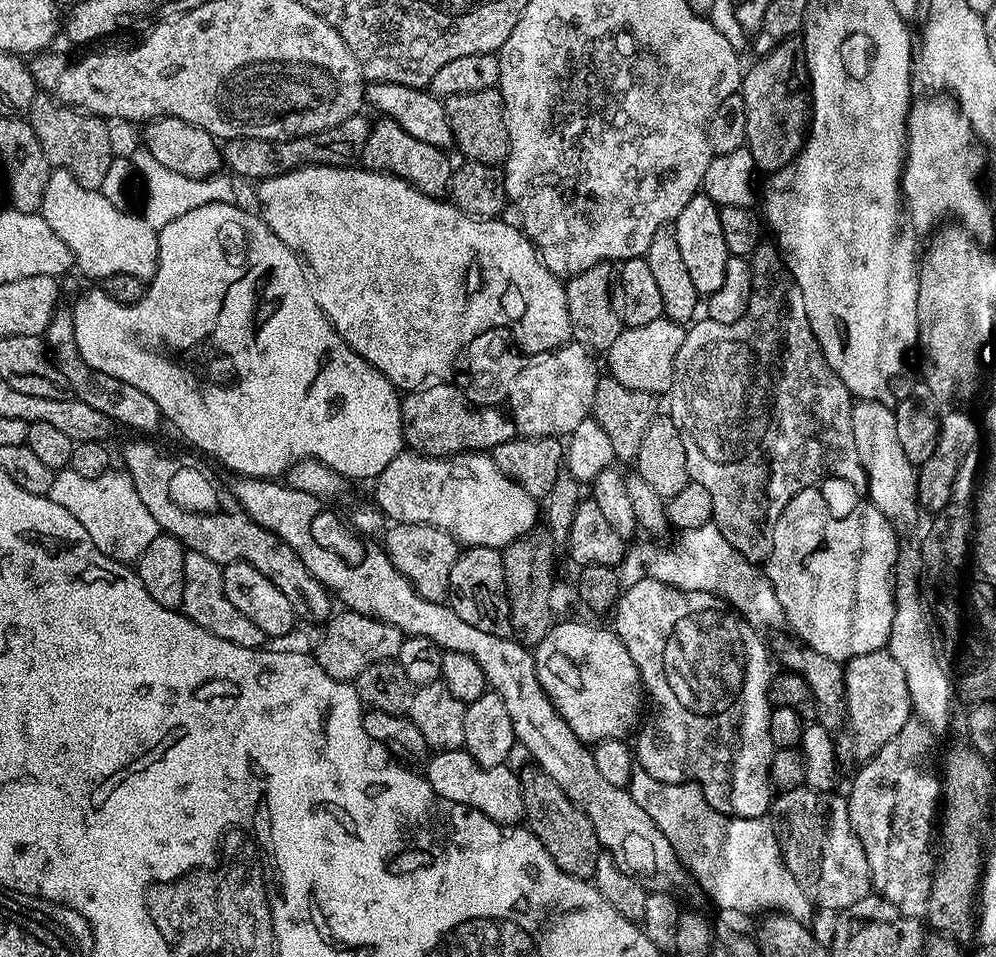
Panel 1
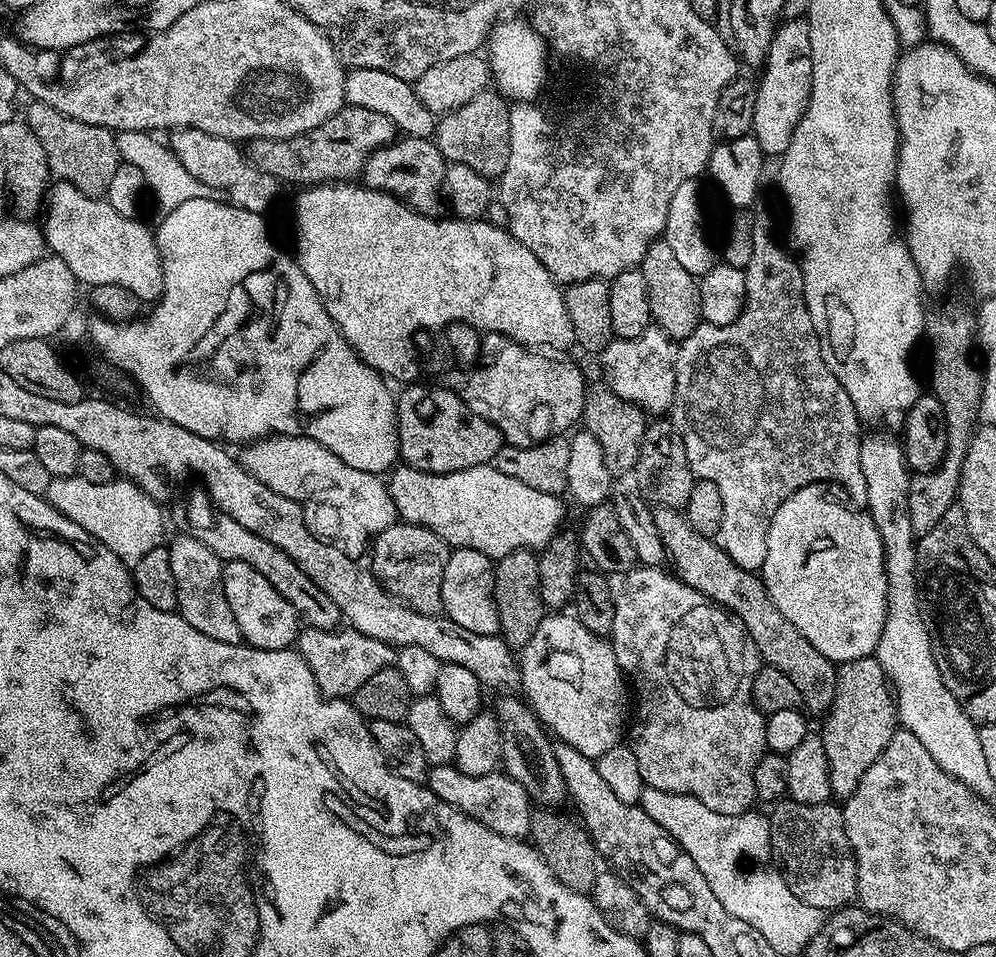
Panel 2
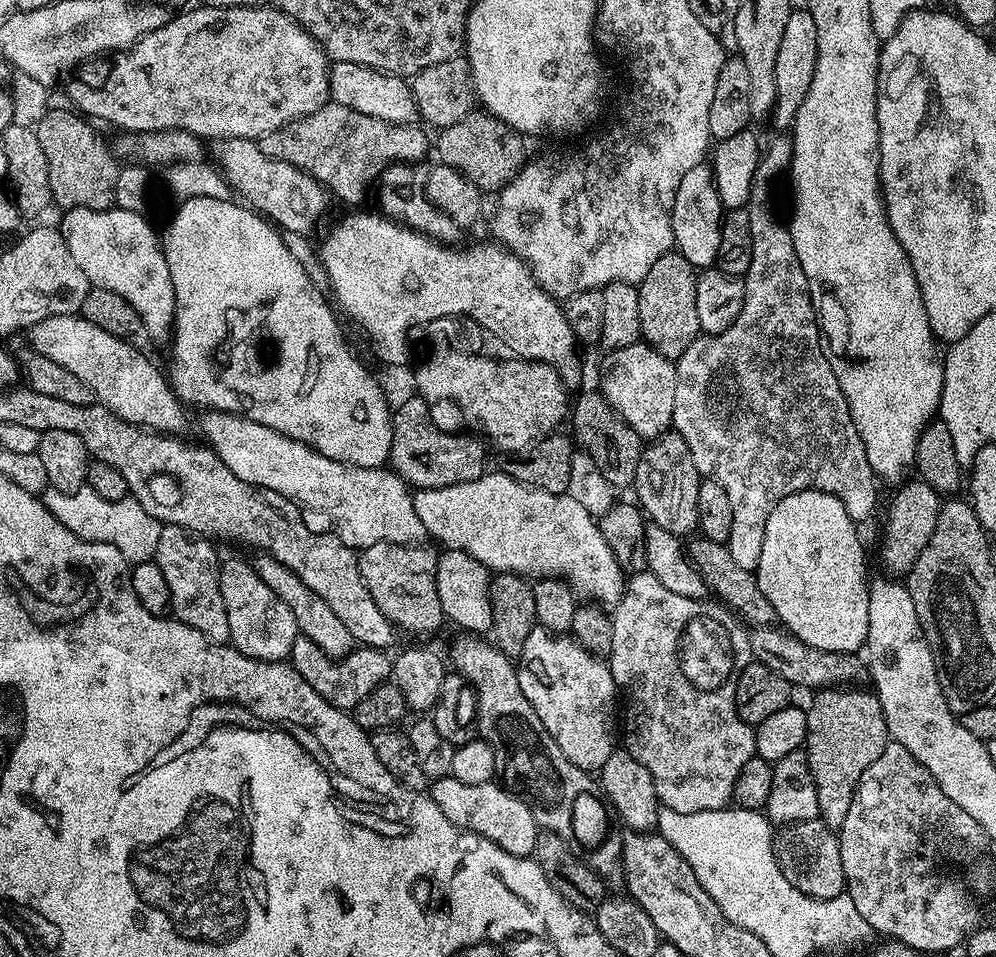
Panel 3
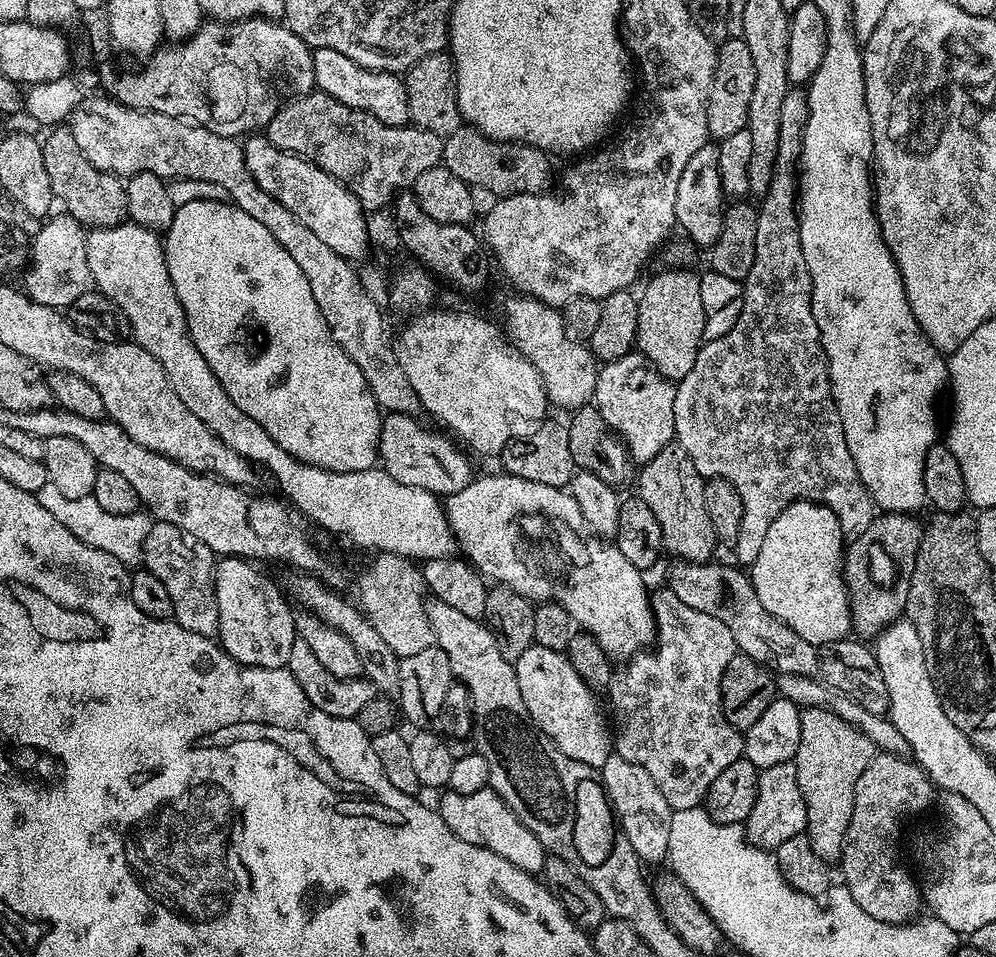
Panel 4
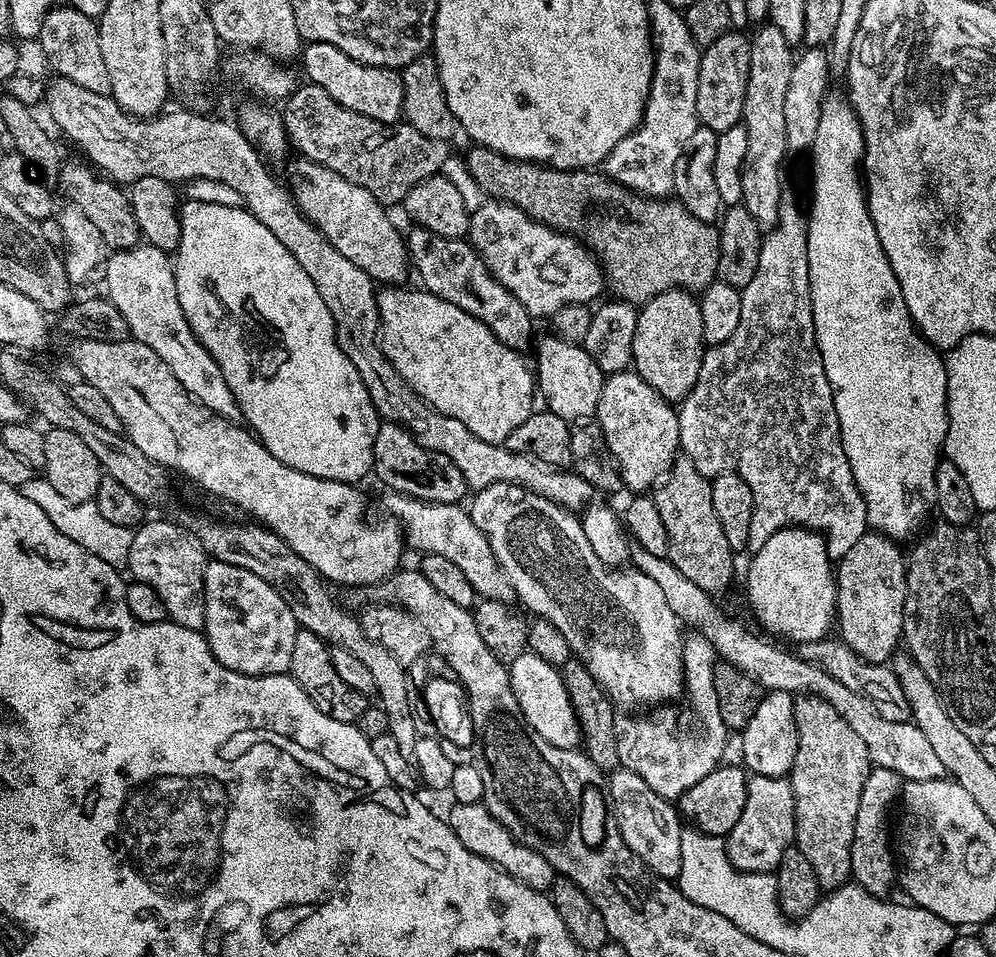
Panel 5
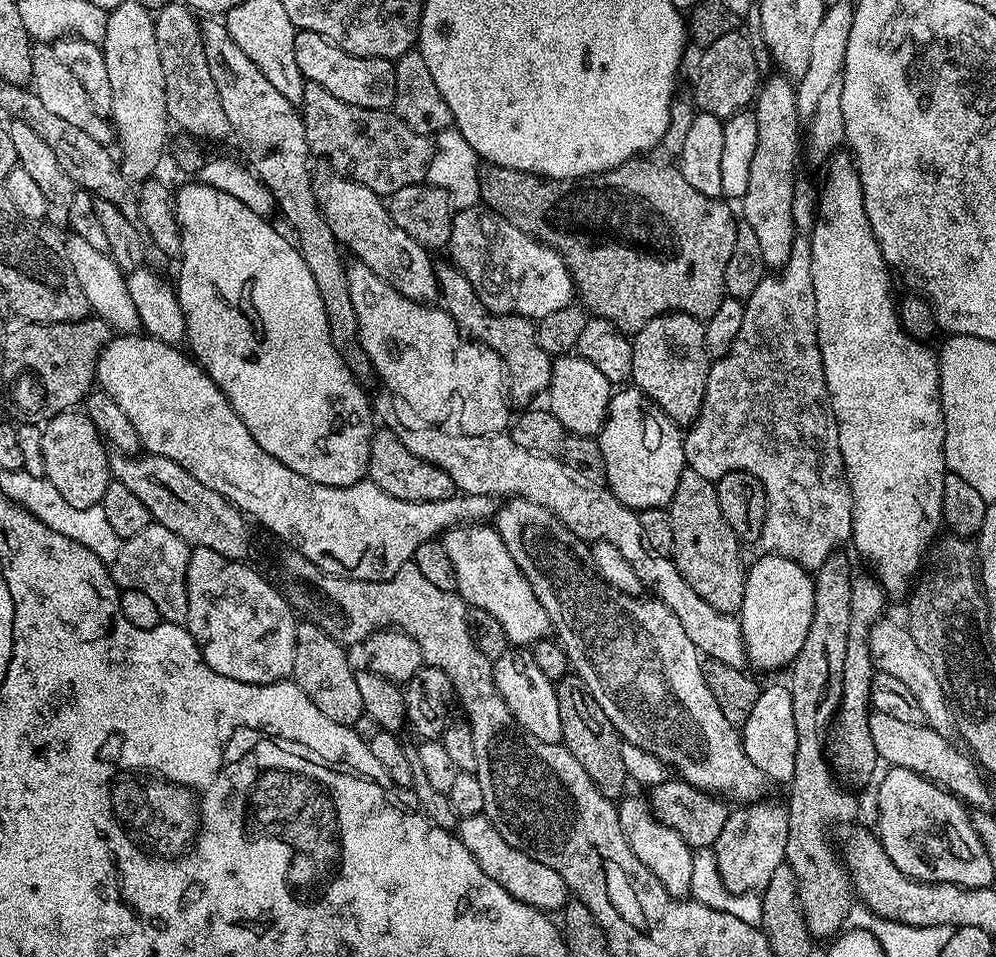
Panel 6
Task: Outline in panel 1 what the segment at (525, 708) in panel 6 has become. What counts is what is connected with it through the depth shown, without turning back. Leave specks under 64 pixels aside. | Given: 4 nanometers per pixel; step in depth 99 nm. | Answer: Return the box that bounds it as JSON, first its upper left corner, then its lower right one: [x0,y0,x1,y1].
[534,620,646,746]

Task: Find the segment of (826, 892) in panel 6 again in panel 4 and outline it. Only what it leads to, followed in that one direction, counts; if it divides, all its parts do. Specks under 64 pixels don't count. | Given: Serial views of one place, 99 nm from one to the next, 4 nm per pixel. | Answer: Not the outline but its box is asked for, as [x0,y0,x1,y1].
[796,708,878,862]

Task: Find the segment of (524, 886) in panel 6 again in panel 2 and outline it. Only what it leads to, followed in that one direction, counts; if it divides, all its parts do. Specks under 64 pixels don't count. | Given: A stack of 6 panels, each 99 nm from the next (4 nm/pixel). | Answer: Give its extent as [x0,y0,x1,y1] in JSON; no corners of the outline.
[426,763,533,840]

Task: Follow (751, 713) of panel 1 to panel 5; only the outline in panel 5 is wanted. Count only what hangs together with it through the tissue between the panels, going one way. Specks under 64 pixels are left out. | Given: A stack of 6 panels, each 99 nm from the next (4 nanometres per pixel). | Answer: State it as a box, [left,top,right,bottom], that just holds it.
[614,634,730,801]

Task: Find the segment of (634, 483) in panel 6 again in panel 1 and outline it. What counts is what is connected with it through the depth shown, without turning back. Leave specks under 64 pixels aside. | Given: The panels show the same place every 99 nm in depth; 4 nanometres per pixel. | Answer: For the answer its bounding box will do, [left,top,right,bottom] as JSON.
[606,315,685,393]

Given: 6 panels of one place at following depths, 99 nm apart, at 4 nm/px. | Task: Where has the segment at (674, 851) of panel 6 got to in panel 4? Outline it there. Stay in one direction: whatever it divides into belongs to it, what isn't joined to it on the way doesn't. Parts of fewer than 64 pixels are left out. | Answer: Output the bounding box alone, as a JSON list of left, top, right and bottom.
[598,754,674,864]

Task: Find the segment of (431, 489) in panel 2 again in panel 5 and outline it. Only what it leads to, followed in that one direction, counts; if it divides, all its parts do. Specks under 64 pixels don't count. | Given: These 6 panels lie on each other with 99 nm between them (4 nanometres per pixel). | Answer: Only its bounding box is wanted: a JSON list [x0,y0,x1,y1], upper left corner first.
[470,482,685,710]

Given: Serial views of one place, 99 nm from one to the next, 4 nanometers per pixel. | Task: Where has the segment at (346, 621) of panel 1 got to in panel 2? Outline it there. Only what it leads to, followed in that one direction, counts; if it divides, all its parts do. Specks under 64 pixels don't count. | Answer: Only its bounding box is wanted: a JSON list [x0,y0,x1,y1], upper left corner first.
[294,626,397,698]

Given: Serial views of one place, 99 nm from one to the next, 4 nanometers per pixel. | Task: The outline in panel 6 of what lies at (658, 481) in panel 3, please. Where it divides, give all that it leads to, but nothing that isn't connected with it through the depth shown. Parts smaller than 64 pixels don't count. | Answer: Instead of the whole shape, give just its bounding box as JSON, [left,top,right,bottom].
[667,467,746,613]

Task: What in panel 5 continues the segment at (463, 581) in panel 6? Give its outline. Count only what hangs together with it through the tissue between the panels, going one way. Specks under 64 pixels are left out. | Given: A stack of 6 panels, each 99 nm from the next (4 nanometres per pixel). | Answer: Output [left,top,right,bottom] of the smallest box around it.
[384,491,513,602]

